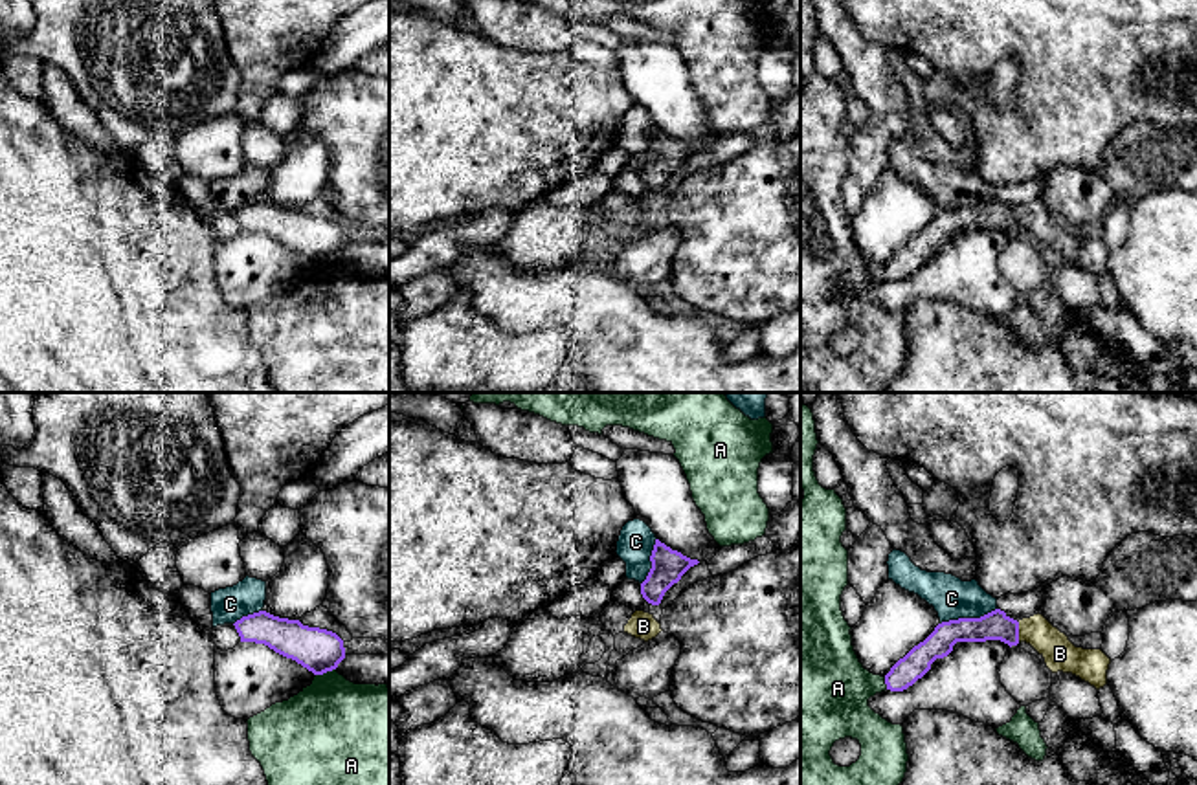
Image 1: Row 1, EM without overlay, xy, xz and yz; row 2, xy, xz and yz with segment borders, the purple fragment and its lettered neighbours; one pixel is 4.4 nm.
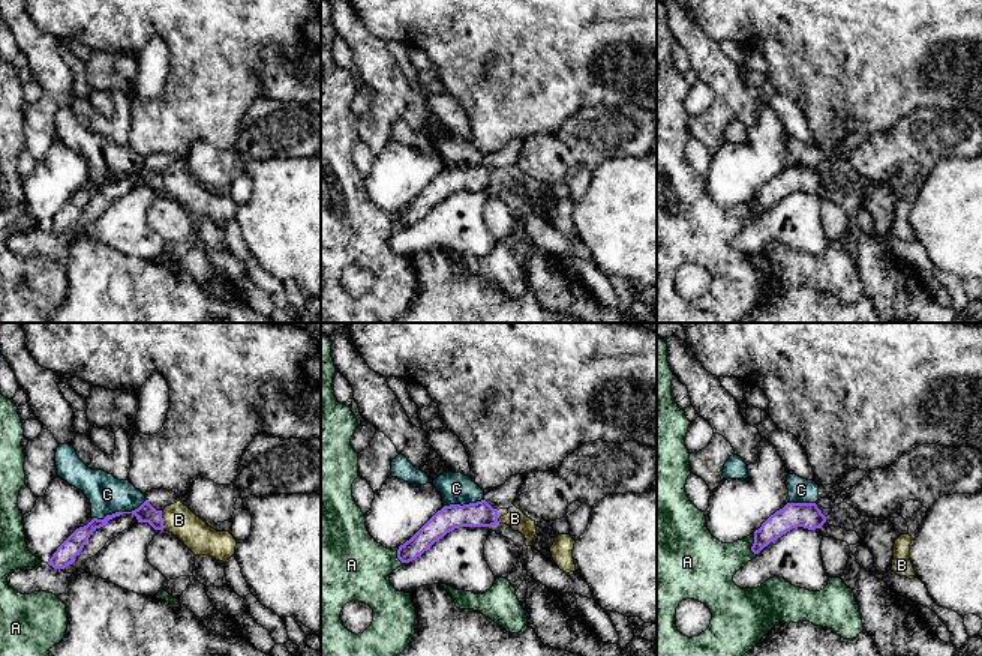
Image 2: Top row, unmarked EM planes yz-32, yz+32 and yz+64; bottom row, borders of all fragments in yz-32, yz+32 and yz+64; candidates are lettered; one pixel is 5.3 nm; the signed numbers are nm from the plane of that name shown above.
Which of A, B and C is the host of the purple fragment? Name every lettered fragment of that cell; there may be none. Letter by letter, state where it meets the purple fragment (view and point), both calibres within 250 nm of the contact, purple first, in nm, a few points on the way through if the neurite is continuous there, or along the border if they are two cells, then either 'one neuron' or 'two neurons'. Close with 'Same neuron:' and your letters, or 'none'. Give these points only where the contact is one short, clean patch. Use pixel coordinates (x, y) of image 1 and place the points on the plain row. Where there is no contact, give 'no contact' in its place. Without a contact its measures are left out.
A: contact xy (325, 261); calibres 190 and 420 nm; two neurons
B: contact yz (1018, 221); calibres 130 and 150 nm; way yz (994, 215), (1018, 221), (1038, 221), (1060, 243); one neuron
C: contact yz (968, 208); calibres 130 and 180 nm; border yz (997, 197), (979, 206), (959, 206), (940, 213); two neurons
Same neuron: B

